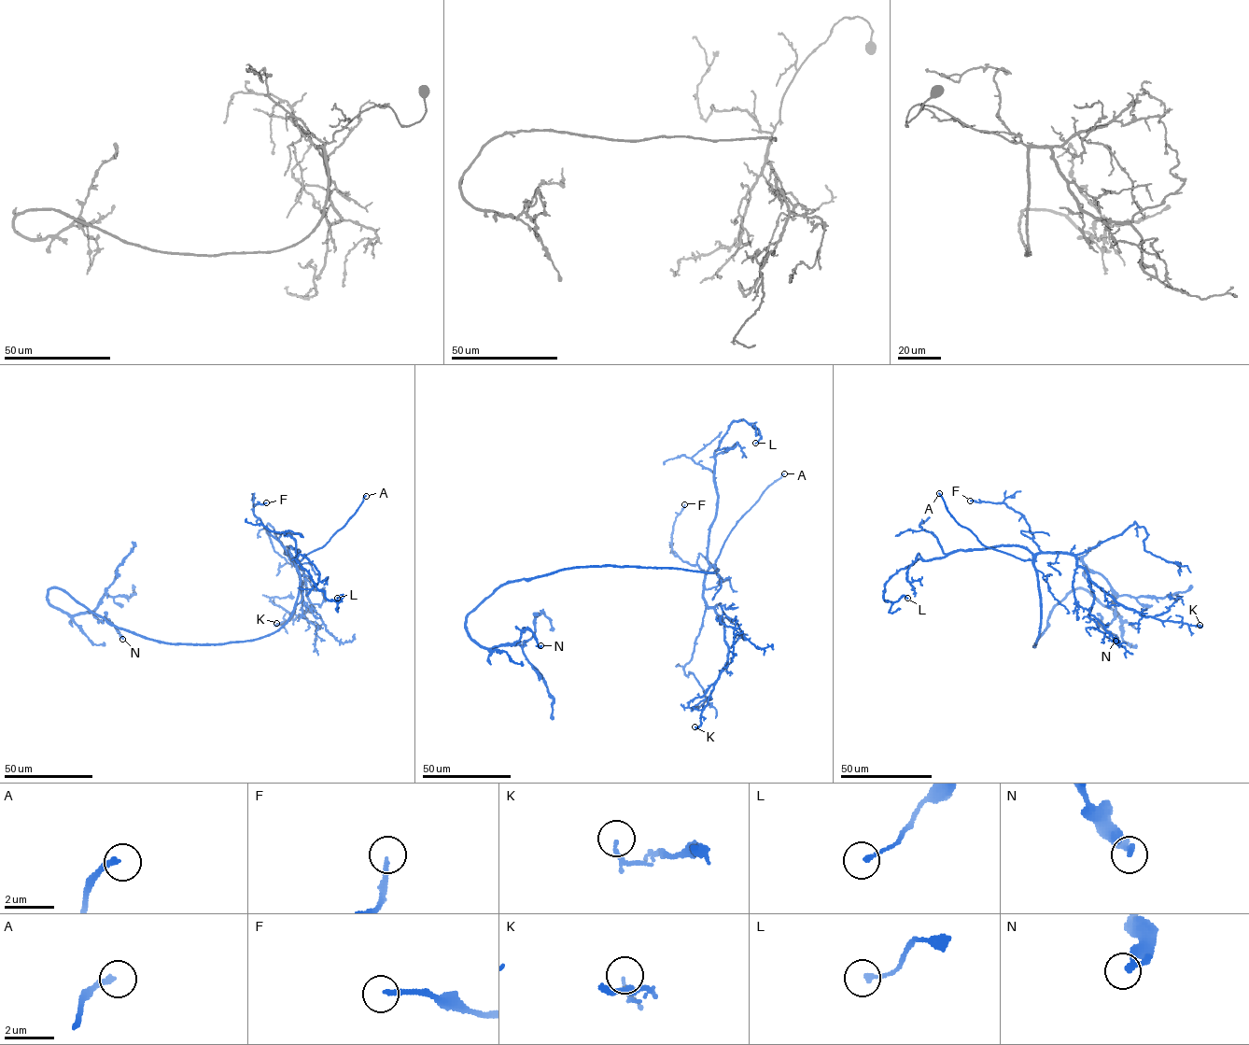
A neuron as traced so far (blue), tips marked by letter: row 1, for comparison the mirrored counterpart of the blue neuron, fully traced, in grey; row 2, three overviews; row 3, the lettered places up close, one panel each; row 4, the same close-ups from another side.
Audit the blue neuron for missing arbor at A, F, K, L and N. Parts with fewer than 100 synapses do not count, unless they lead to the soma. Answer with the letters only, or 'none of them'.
A

